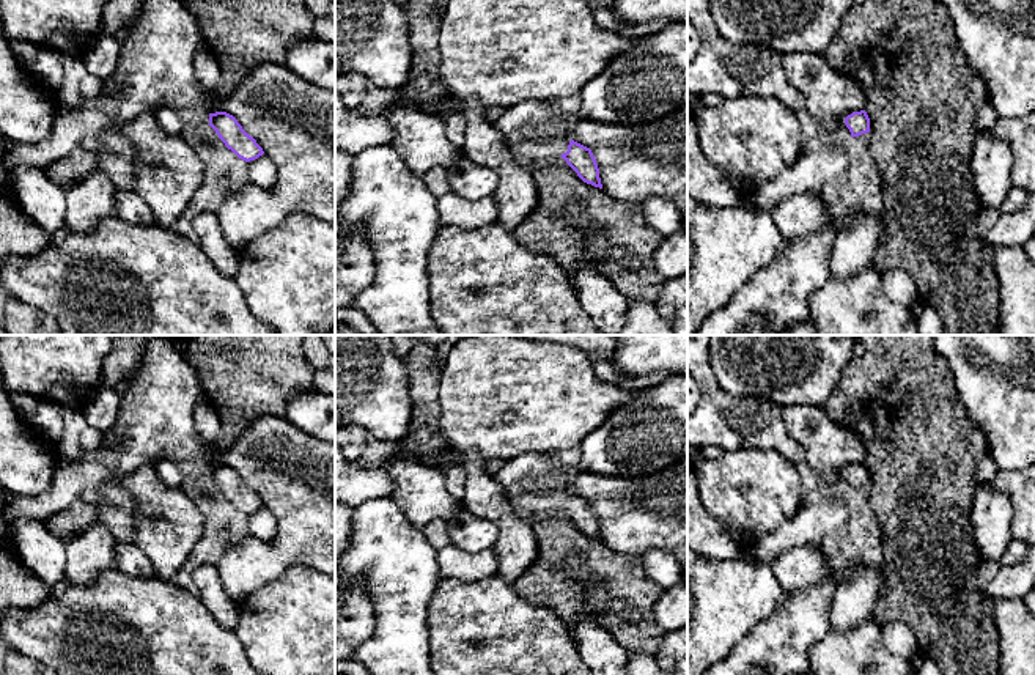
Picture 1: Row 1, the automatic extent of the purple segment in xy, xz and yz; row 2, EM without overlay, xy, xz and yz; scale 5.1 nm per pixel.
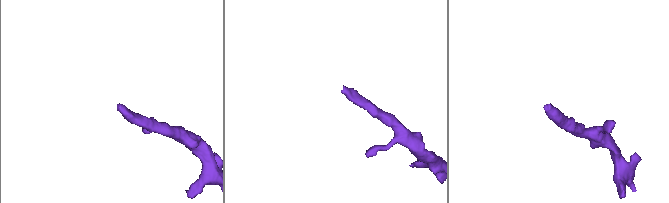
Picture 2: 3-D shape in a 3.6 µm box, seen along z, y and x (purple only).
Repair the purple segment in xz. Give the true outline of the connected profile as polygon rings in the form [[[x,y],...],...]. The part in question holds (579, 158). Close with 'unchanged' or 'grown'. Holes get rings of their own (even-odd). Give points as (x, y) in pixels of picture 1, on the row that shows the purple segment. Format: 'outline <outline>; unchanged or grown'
outline [[[552,99],[518,102],[492,121],[519,165],[565,159],[584,183],[602,189],[591,149],[571,138],[573,123],[574,116]]]; grown

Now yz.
outline [[[865,110],[821,121],[797,160],[779,176],[760,186],[749,200],[757,209],[771,212],[783,200],[797,194],[826,195],[842,183],[849,165],[842,135],[859,137],[867,132],[870,132],[870,118]]]; grown

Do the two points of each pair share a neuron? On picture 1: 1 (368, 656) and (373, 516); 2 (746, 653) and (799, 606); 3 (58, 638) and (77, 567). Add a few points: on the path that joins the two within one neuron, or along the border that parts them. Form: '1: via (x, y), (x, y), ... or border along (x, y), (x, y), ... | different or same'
1: via (387, 622), (386, 551) | same
2: via (758, 647), (787, 619) | same
3: border along (107, 570), (88, 584), (71, 586) | different

